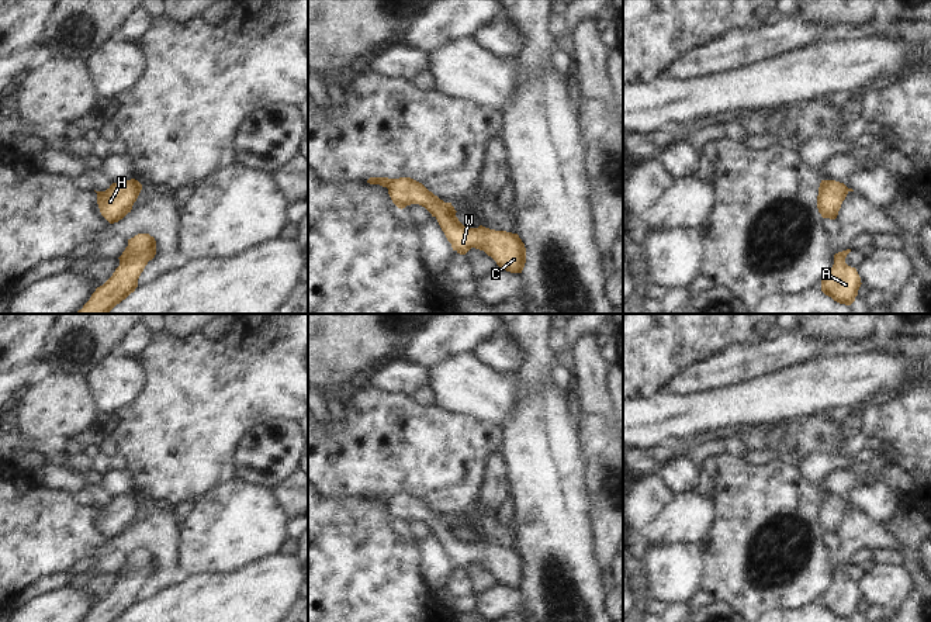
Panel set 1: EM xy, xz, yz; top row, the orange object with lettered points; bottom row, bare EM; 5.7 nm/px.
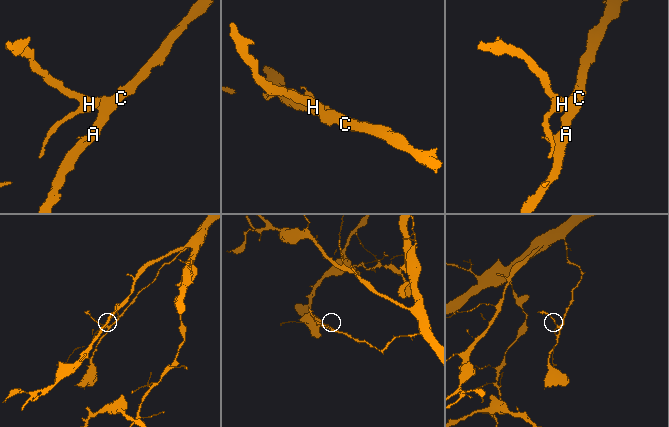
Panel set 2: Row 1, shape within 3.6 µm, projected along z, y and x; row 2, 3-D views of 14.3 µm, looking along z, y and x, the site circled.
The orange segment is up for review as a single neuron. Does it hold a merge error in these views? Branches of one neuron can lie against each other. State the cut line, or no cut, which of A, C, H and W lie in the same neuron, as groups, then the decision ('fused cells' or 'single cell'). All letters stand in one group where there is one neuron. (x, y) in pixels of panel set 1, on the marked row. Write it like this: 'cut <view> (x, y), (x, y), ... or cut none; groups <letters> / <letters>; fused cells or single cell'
cut none; groups A C H W; single cell

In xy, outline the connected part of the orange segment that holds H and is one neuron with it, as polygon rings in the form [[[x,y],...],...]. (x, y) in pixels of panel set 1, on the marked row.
[[[131,179],[113,183],[105,191],[96,191],[101,215],[110,224],[118,222],[131,212],[141,190],[142,184]]]

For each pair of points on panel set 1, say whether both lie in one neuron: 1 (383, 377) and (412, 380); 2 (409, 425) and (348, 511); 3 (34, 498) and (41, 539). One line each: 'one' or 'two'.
1: one
2: two
3: one

